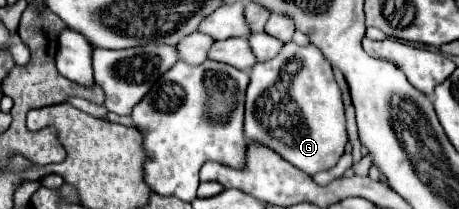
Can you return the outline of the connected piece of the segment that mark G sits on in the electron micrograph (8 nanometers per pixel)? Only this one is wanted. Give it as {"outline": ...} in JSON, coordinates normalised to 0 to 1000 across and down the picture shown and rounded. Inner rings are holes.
{"outline":[[[627,201],[593,287],[566,297],[545,335],[532,565],[540,679],[597,718],[623,775],[680,842],[723,804],[749,737],[758,679],[749,584],[749,507],[723,316],[684,211],[649,220]]]}

